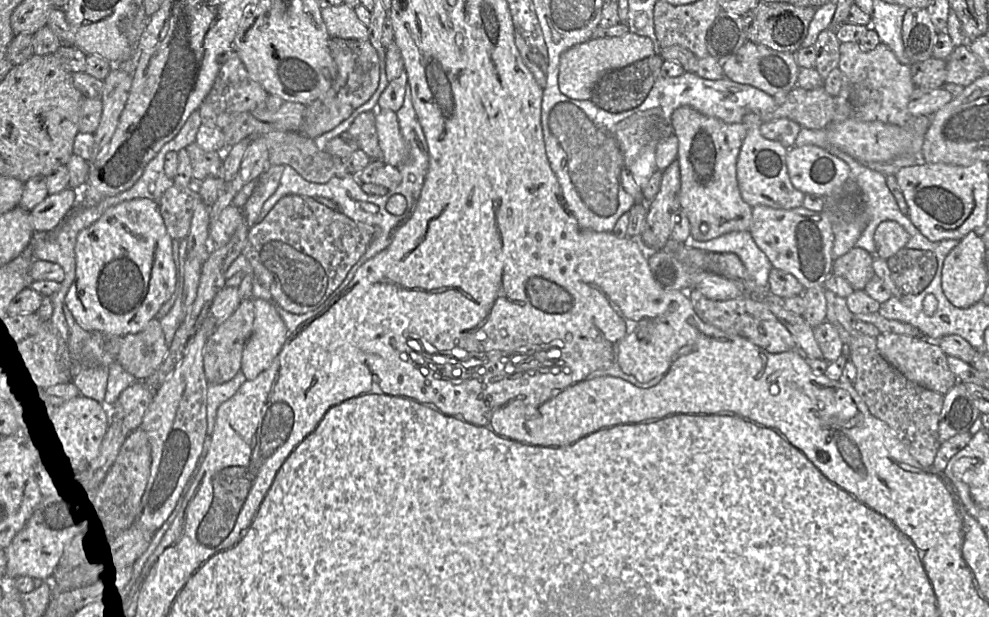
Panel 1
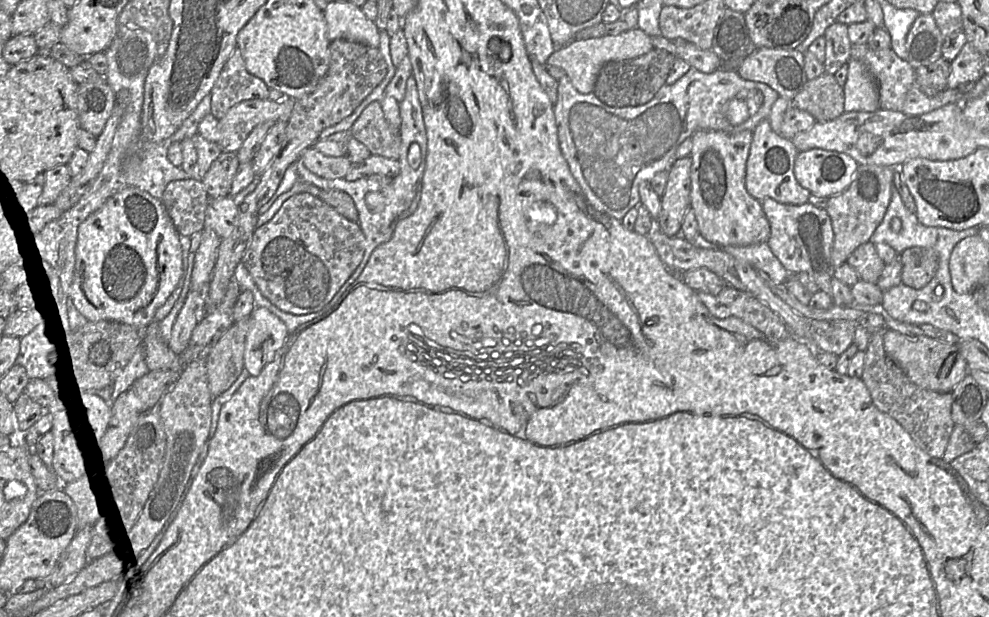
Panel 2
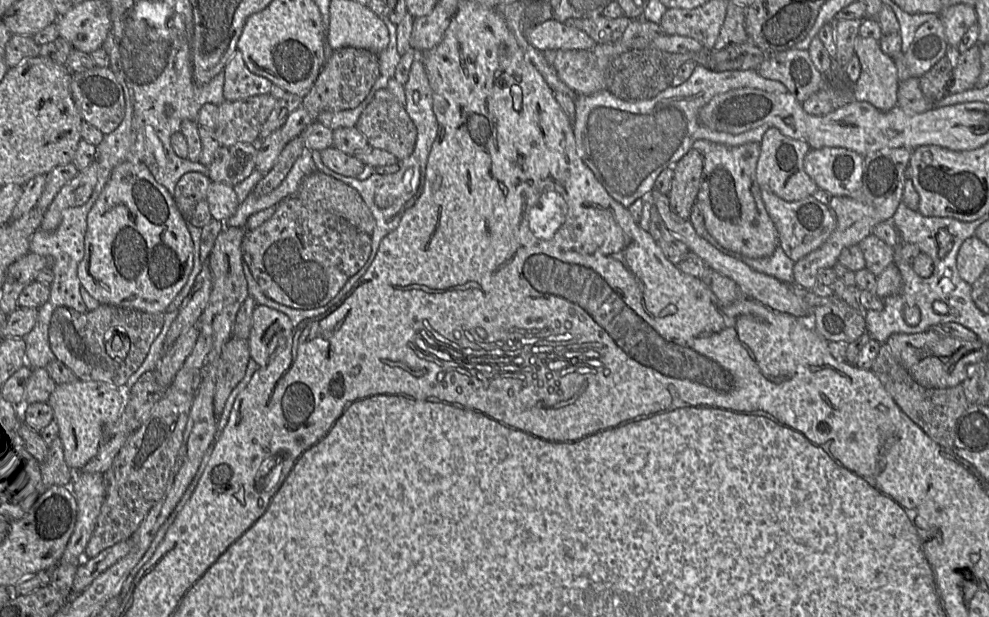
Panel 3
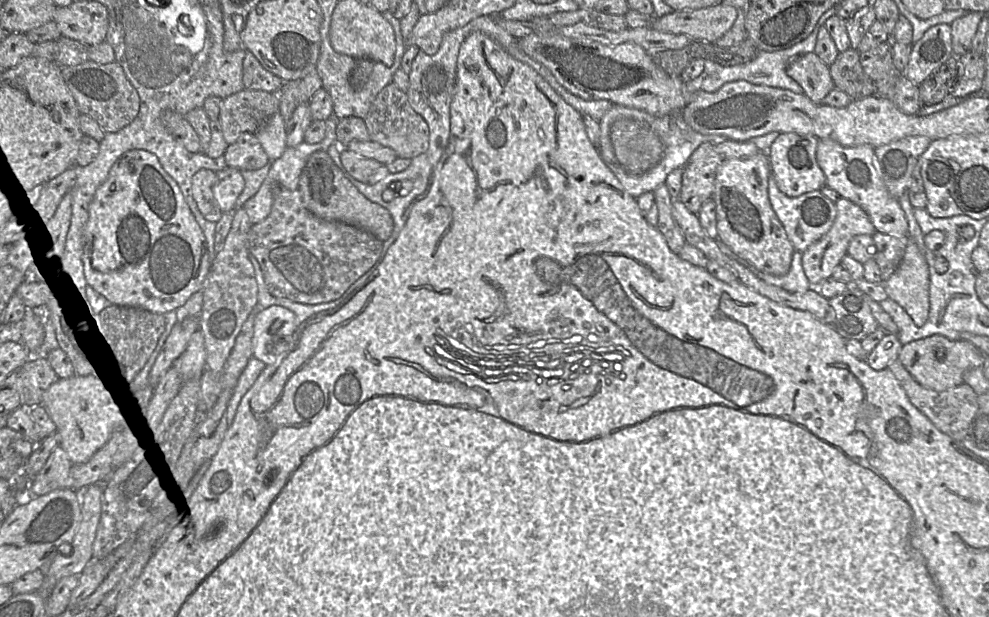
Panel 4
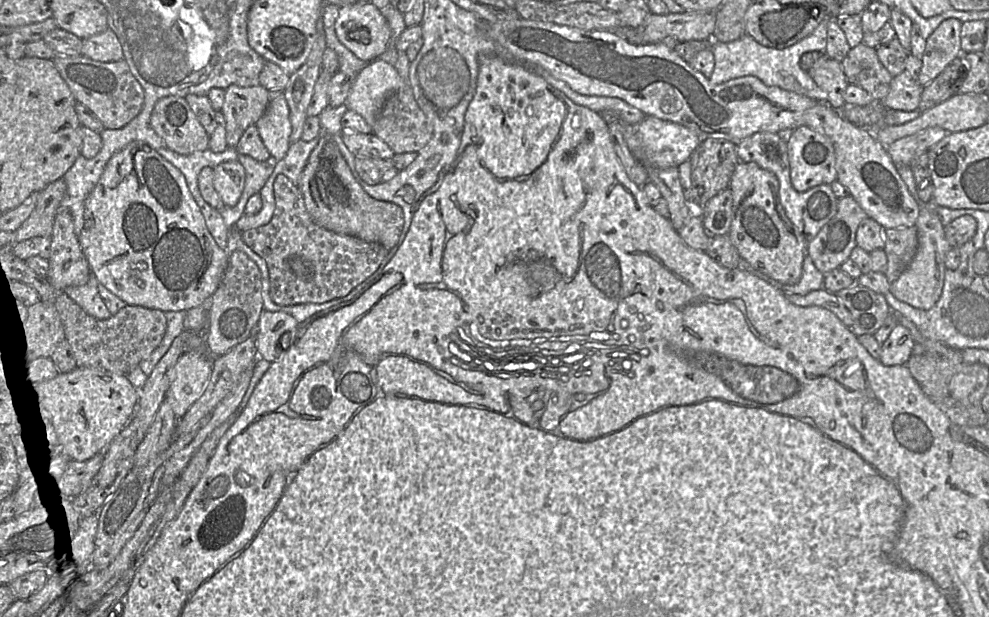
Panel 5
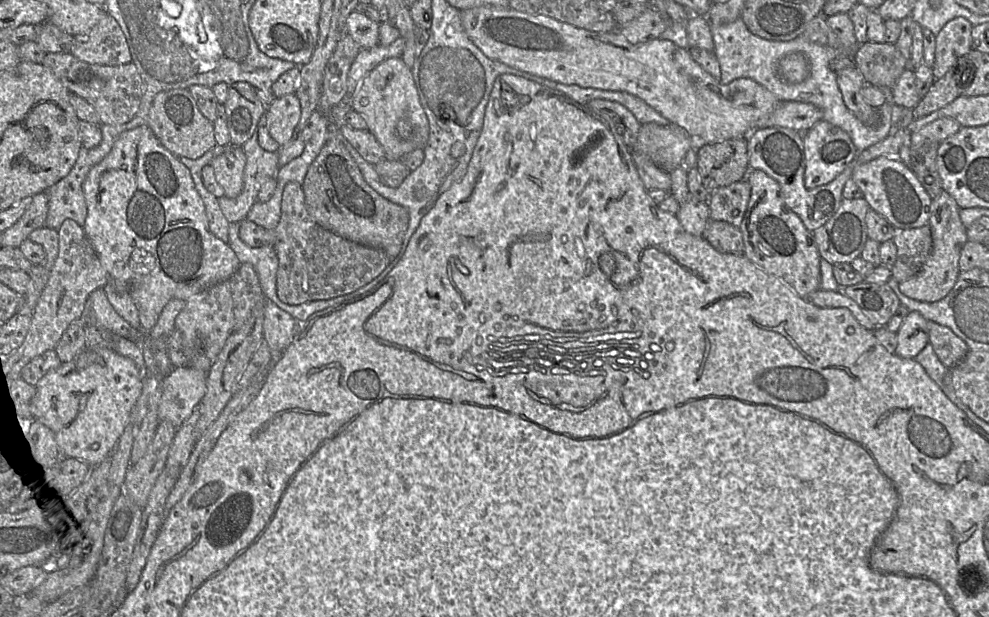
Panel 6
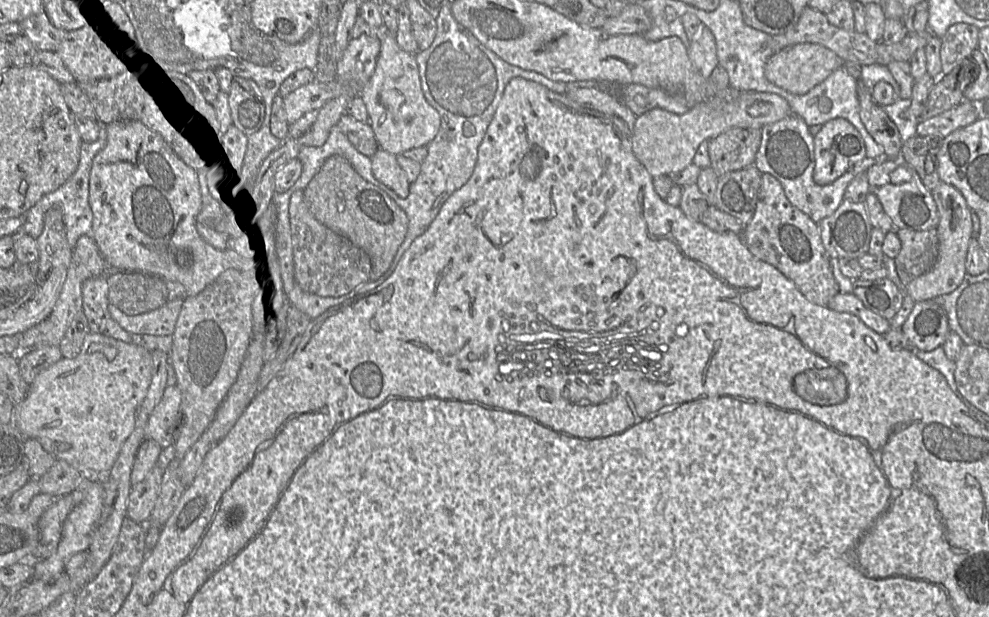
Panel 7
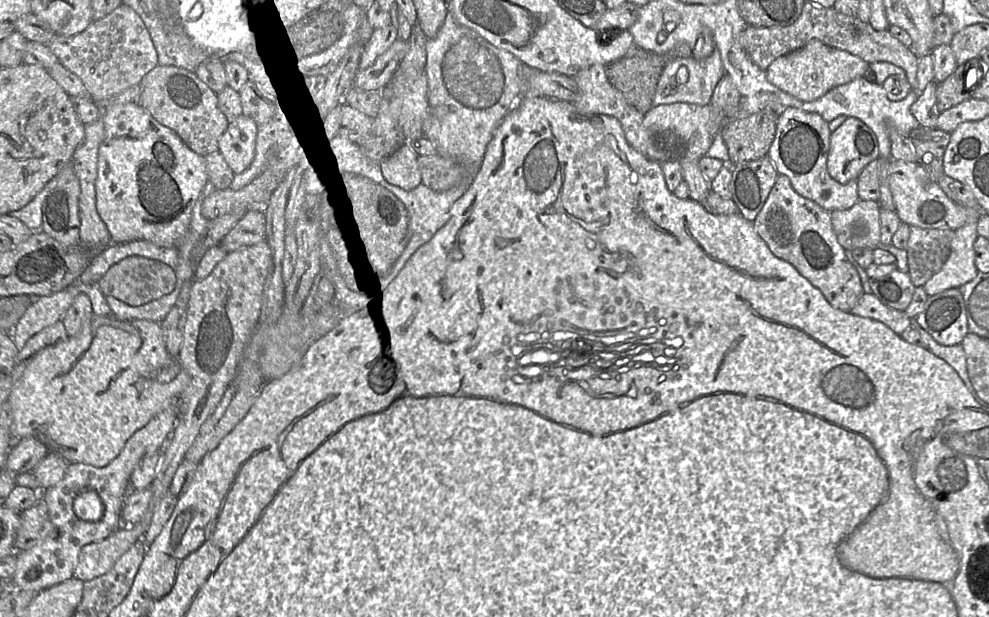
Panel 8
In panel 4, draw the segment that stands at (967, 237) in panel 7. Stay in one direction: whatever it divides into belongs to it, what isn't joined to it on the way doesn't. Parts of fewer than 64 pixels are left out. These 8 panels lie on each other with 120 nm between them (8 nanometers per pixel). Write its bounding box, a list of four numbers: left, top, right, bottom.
[883,241,929,326]

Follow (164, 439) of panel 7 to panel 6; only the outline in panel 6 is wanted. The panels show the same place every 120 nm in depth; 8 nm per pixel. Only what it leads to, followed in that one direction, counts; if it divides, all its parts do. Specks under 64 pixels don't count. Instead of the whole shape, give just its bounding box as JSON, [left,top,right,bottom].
[158,366,207,428]

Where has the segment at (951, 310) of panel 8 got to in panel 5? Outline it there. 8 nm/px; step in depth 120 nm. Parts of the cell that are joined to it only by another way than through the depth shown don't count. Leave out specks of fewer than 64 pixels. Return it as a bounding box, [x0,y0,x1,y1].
[878,324,916,366]

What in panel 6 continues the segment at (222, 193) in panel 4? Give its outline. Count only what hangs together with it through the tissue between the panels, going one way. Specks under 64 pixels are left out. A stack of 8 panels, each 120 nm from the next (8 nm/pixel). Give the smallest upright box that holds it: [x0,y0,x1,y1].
[210,147,246,199]

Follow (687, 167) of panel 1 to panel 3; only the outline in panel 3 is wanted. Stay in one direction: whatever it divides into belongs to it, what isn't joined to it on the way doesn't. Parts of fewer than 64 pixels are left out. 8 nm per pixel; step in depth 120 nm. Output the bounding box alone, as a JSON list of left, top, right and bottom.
[696,143,778,258]

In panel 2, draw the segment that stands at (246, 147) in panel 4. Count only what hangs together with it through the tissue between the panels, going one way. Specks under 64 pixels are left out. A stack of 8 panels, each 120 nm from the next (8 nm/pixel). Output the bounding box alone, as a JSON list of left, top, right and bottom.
[202,152,240,199]

